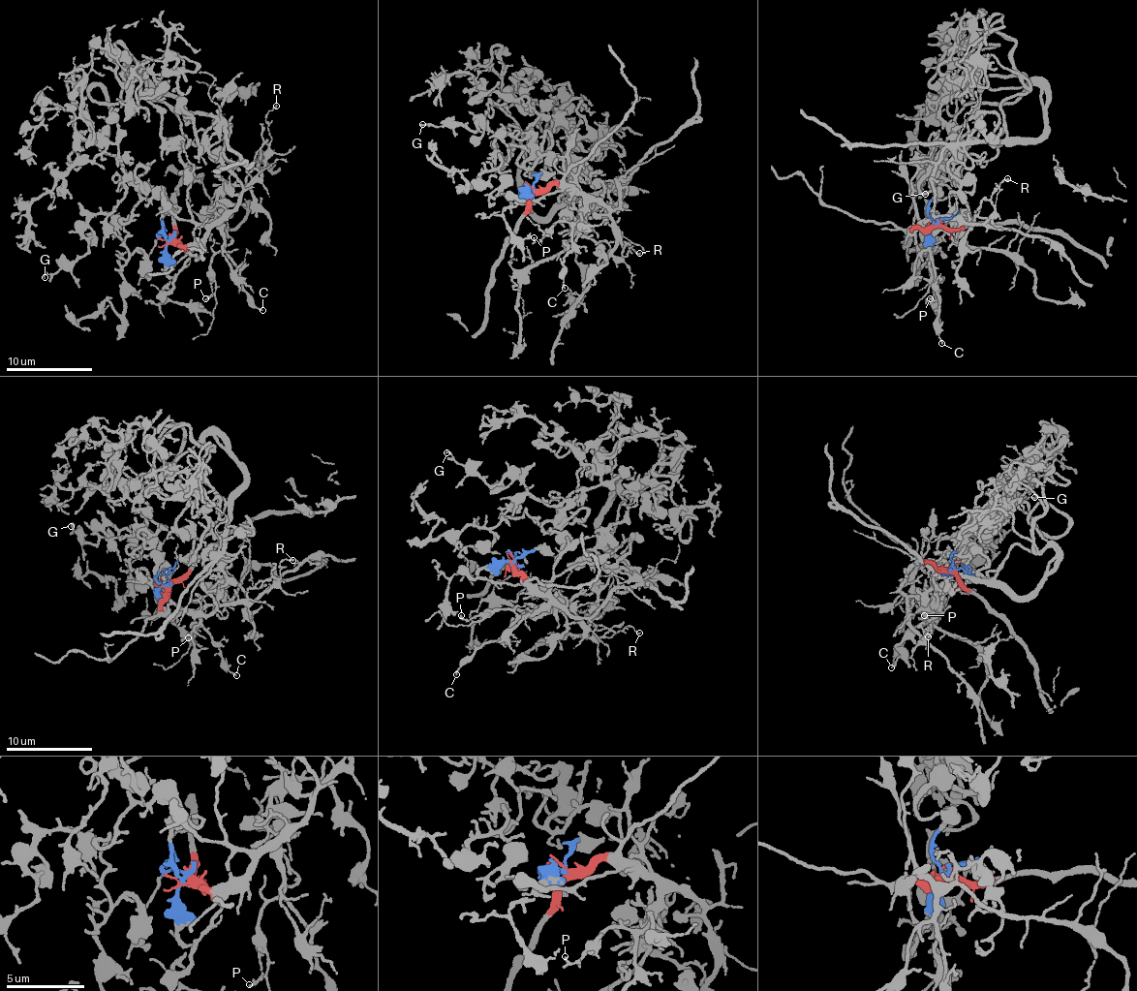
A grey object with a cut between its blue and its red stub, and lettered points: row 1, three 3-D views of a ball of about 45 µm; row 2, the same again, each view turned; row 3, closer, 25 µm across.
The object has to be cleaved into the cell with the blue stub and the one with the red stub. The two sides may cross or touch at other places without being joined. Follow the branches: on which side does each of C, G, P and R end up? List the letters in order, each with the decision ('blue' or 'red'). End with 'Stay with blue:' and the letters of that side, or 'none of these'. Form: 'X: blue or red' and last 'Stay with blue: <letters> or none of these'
C: red
G: blue
P: red
R: red
Stay with blue: G

